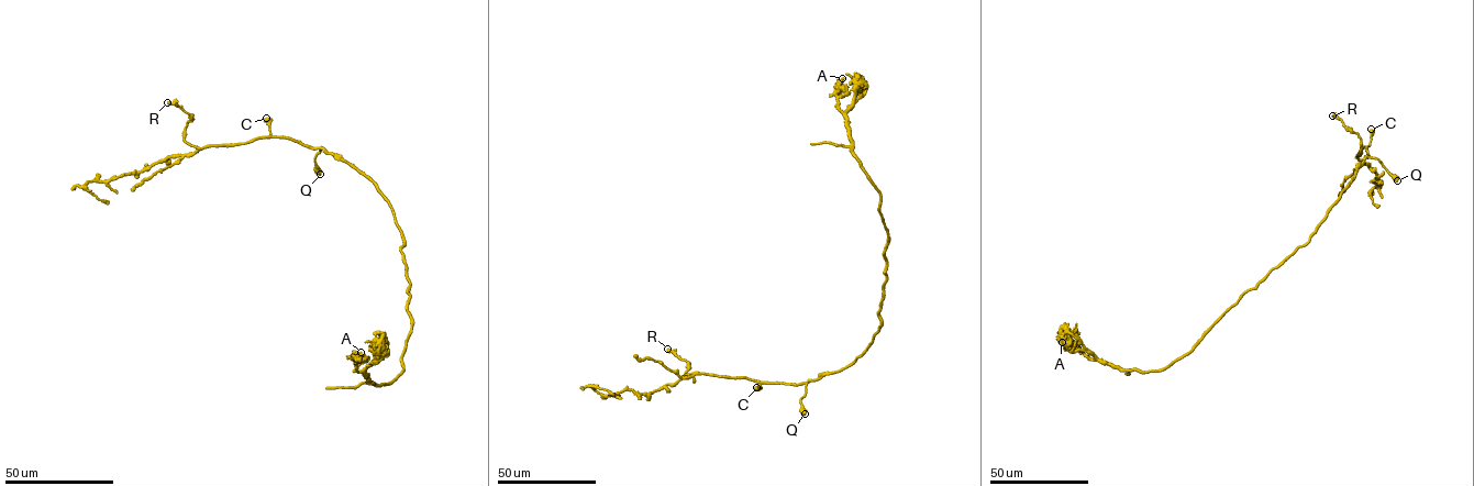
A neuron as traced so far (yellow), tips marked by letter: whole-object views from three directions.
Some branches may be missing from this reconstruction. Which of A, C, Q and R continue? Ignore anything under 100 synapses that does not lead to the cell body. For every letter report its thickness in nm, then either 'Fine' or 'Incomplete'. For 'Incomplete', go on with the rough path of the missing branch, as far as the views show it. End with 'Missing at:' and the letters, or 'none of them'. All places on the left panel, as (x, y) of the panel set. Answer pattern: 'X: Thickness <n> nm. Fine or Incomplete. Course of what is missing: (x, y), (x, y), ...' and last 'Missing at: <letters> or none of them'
A: Thickness 170 nm. Fine
C: Thickness 650 nm. Fine
Q: Thickness 550 nm. Fine
R: Thickness 480 nm. Fine
Missing at: none of them

